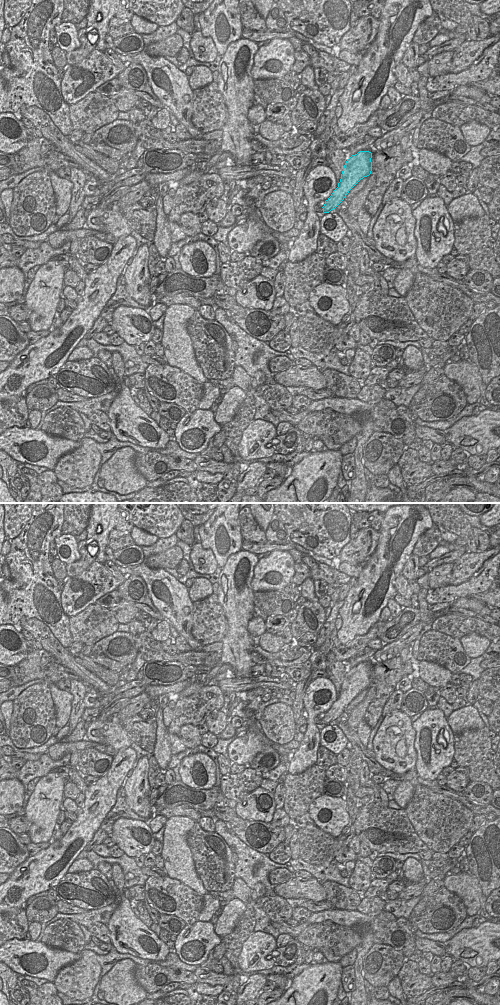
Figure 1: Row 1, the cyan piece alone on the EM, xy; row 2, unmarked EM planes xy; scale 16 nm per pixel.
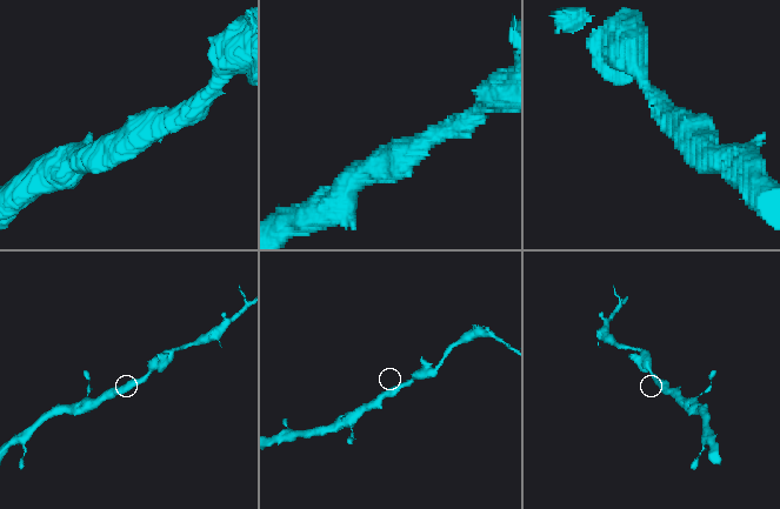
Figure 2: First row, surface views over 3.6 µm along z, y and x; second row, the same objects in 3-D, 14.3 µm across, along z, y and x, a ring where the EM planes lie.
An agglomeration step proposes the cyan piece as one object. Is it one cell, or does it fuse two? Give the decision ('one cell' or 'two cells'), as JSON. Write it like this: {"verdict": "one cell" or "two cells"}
{"verdict": "one cell"}

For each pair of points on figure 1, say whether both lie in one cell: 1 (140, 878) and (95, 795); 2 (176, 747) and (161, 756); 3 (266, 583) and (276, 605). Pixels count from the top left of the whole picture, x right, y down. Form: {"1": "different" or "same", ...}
{"1": "different", "2": "different", "3": "different"}

